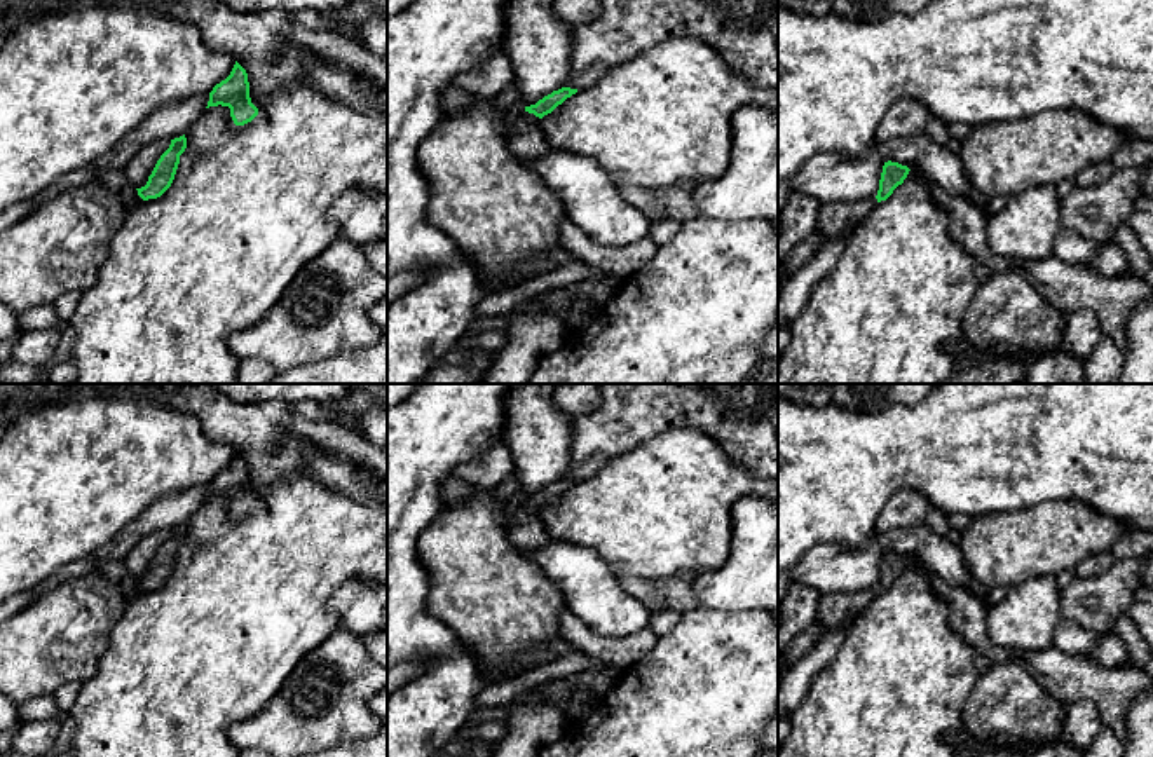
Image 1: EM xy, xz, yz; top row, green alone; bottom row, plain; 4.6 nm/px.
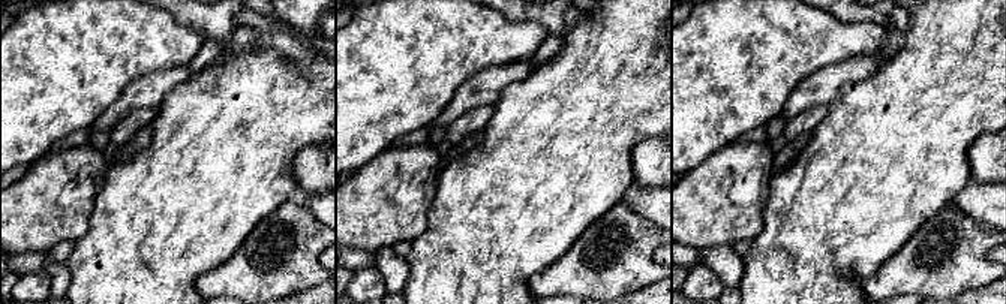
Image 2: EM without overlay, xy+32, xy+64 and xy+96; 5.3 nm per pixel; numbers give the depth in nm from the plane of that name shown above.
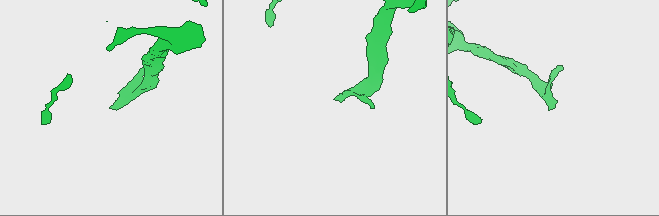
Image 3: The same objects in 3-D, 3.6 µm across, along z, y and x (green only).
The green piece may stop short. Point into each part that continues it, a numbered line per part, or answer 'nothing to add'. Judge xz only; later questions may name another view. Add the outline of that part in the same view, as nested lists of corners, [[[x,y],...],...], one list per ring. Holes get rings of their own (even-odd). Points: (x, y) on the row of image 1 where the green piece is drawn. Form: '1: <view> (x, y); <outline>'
1: xz (527, 142); [[[523,112],[508,136],[508,147],[523,162],[546,155],[549,147],[541,129],[541,119]]]

